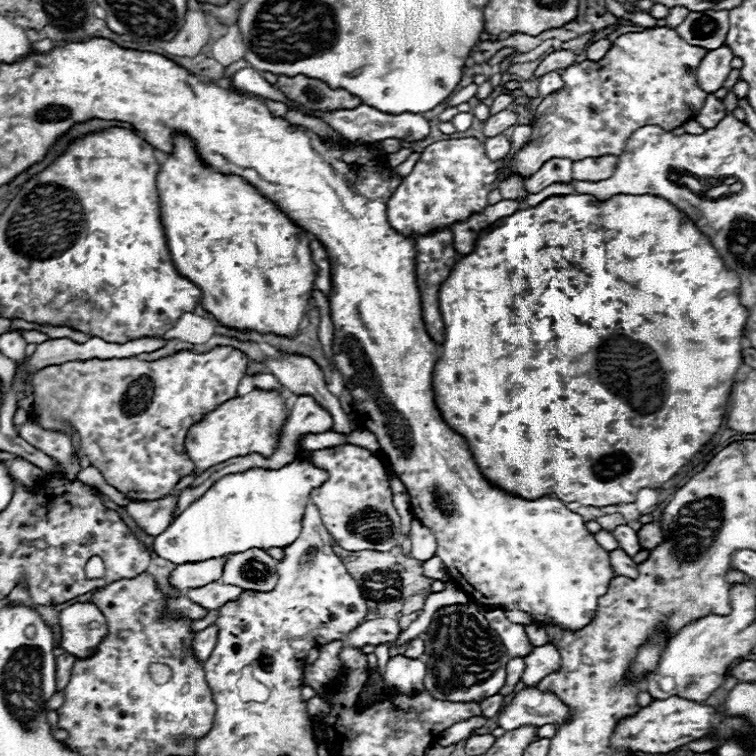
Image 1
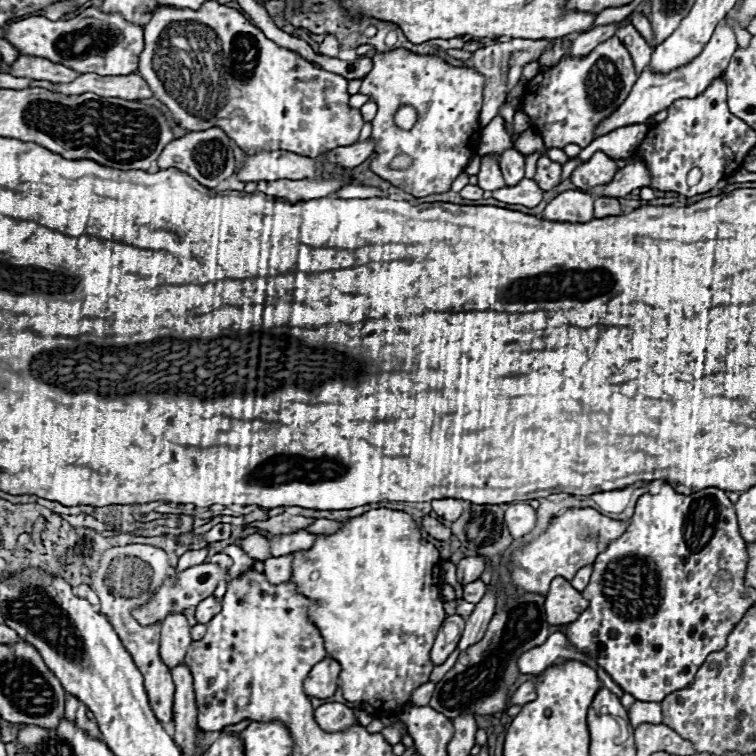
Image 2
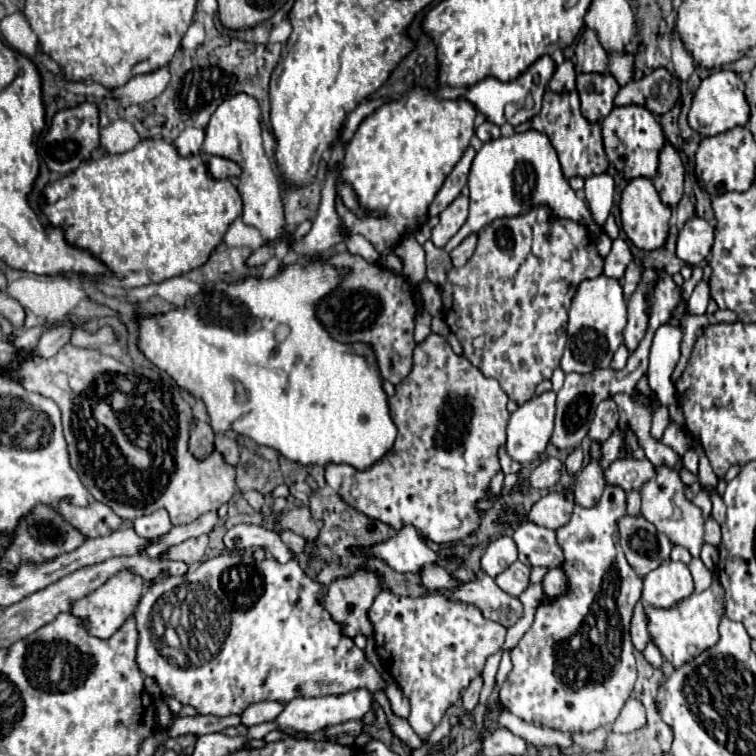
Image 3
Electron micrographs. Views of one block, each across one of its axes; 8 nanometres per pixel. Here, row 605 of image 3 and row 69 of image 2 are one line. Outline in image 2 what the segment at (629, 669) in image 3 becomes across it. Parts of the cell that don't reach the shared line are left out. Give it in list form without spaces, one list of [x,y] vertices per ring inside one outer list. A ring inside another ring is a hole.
[[[612,36],[580,60],[564,56],[554,66],[542,66],[540,72],[526,84],[522,110],[540,130],[546,148],[564,148],[566,144],[586,148],[594,140],[596,124],[624,102],[636,78],[638,74],[626,46]]]

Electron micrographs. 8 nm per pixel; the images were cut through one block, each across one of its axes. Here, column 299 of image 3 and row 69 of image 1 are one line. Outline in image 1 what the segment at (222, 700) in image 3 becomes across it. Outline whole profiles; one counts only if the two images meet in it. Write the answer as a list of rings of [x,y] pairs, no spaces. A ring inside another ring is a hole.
[[[648,28],[644,32],[628,32],[618,36],[608,54],[598,62],[584,60],[564,68],[564,88],[546,96],[534,110],[532,136],[528,146],[516,154],[514,170],[528,178],[540,170],[548,158],[570,158],[576,162],[586,156],[620,156],[624,152],[626,140],[640,126],[660,126],[662,130],[670,132],[692,120],[708,96],[696,82],[696,70],[706,54],[708,50],[684,42],[672,28]]]

